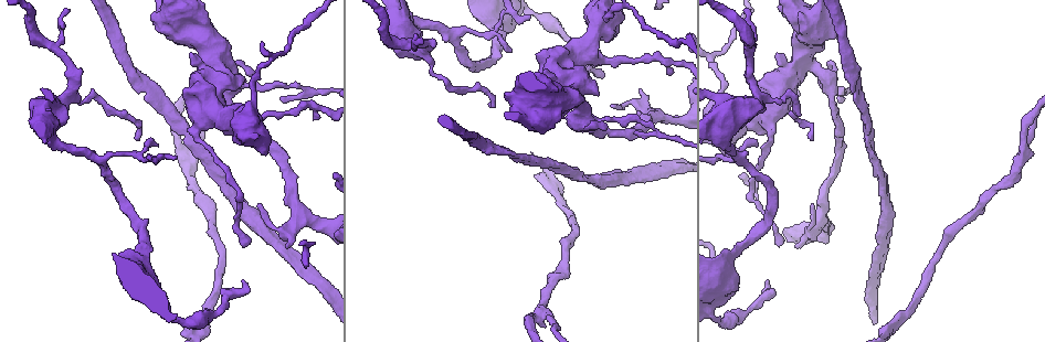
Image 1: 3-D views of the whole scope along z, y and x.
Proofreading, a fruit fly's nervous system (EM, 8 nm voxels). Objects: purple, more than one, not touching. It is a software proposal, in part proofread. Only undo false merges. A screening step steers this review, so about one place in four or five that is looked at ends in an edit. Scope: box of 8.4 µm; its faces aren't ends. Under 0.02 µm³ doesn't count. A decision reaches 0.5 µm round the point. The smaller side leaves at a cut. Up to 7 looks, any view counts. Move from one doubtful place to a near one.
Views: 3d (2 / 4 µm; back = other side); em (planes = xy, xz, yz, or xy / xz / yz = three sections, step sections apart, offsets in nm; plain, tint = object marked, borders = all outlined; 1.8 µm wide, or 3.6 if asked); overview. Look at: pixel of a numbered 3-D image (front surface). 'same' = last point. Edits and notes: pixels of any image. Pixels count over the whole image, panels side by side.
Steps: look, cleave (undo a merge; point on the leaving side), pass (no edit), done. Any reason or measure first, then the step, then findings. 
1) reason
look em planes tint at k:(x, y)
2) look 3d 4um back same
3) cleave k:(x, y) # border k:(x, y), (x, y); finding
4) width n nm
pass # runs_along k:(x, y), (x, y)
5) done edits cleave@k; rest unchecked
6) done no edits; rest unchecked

looks like a crossing
look em 3.6um xy step 4 tint at 1:(218, 73)

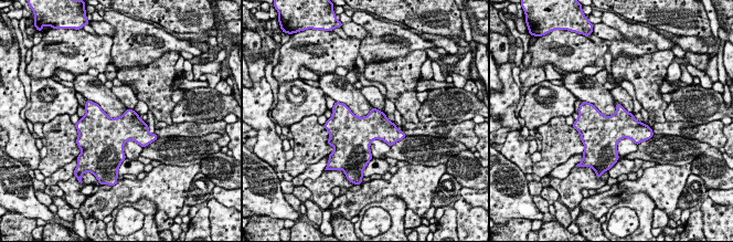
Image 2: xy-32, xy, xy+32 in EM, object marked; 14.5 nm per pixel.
width 360 nm
pass # all the same neuron

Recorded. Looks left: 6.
branch point
look em planes plain at 1:(186, 166)

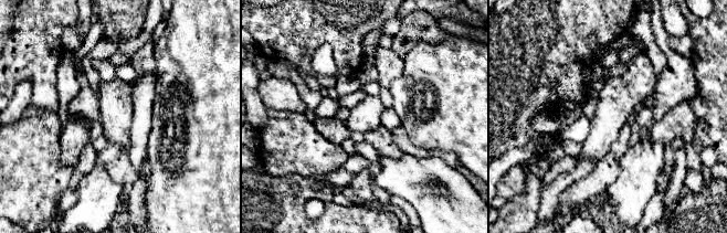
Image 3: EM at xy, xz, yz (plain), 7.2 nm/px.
look em planes tint same

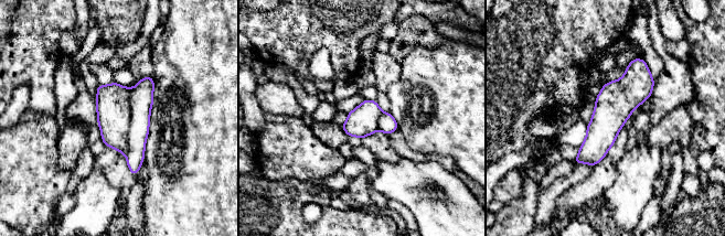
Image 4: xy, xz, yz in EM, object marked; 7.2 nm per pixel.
width 220 nm
cleave 4:(141, 96) # a second neuron is stuck on

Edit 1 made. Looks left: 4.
look overview

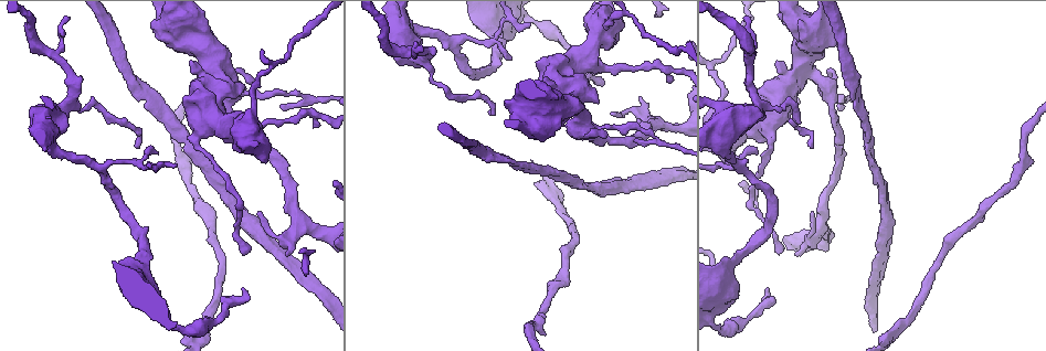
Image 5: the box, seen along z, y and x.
sudden change in width
look em planes tint at 5:(484, 152)

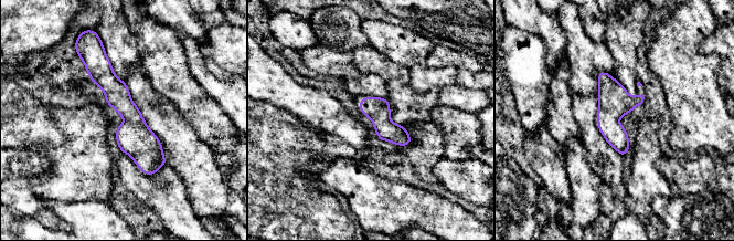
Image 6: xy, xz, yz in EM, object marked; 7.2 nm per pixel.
pass # all the same neuron

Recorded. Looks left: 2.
done edits cleave@4; rest unchecked

